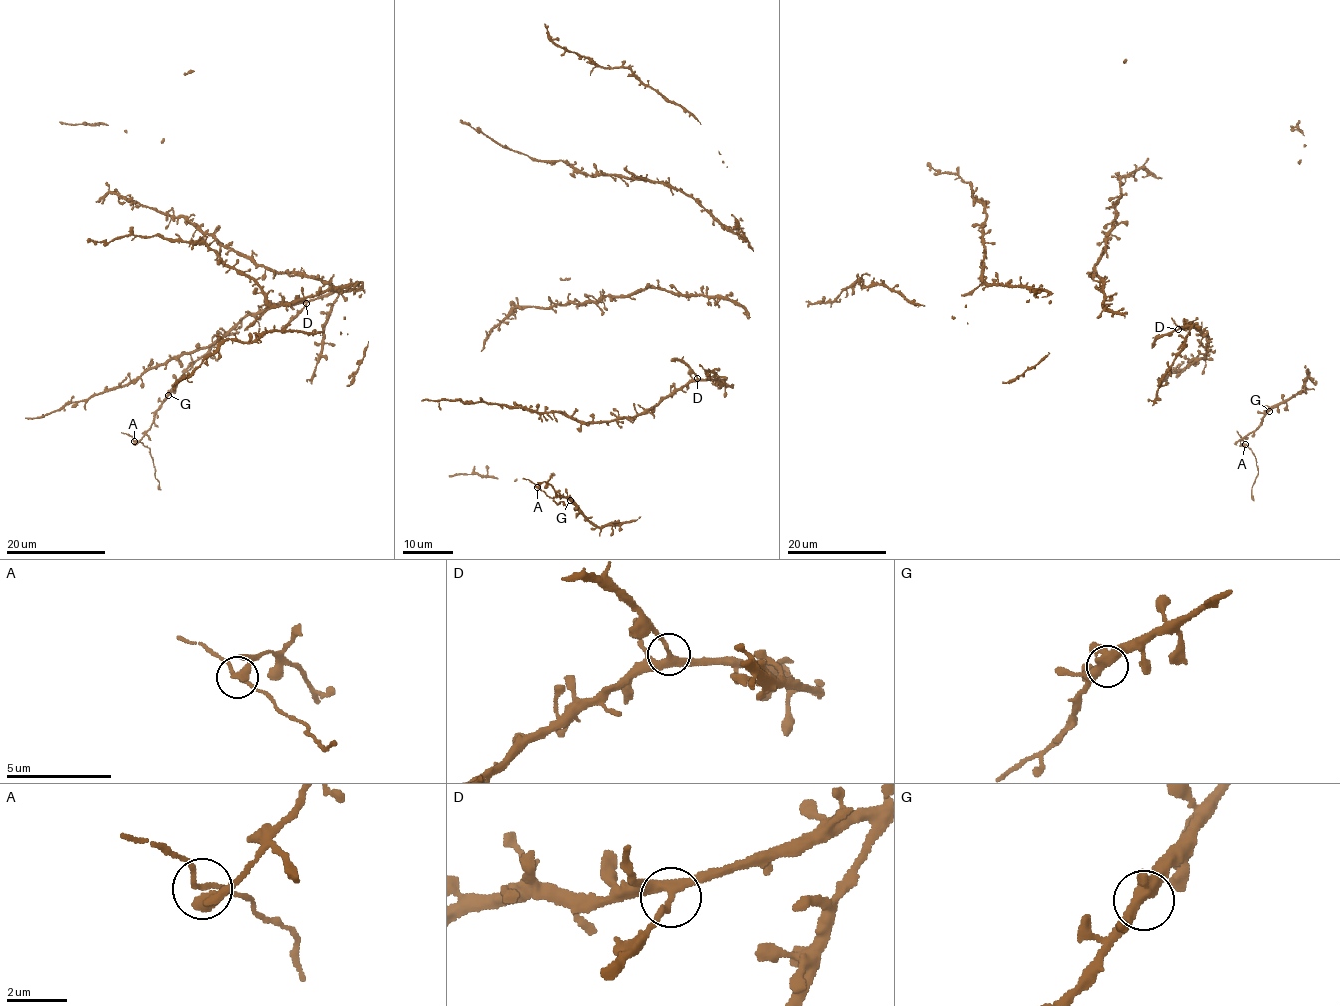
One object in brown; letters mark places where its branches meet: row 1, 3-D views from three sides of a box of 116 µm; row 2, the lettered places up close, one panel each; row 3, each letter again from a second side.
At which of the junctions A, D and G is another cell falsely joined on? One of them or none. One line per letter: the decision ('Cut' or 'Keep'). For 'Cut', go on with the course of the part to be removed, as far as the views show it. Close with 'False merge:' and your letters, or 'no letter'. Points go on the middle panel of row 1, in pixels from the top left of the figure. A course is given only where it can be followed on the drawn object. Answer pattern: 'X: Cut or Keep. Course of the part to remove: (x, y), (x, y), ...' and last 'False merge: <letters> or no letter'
A: Keep
D: Keep
G: Keep
False merge: no letter

